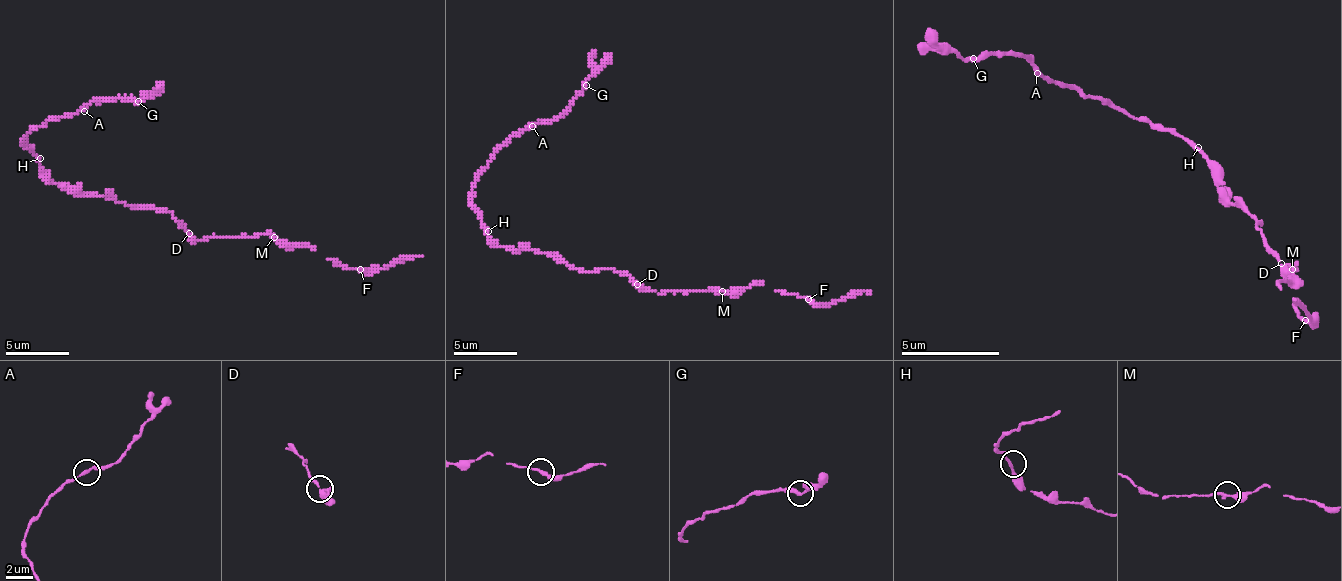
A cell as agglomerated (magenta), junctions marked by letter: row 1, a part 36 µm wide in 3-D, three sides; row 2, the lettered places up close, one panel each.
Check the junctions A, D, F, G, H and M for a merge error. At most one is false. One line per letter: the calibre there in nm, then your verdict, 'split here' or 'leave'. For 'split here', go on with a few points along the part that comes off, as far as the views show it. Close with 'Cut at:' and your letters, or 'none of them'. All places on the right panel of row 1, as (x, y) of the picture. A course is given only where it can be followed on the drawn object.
A: 190 nm | leave
D: 280 nm | leave
F: 240 nm | leave
G: 240 nm | leave
H: 190 nm | leave
M: 220 nm | leave
Cut at: none of them

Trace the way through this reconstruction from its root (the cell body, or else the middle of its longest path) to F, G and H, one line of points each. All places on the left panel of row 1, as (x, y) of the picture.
F: (109, 199), (166, 209), (198, 240), (274, 234), (289, 243), (308, 243), (327, 259), (359, 269)
G: (109, 199), (62, 190), (24, 145), (24, 139), (49, 120), (71, 117), (93, 101), (138, 101)
H: (109, 199), (62, 190), (40, 164), (40, 158)

